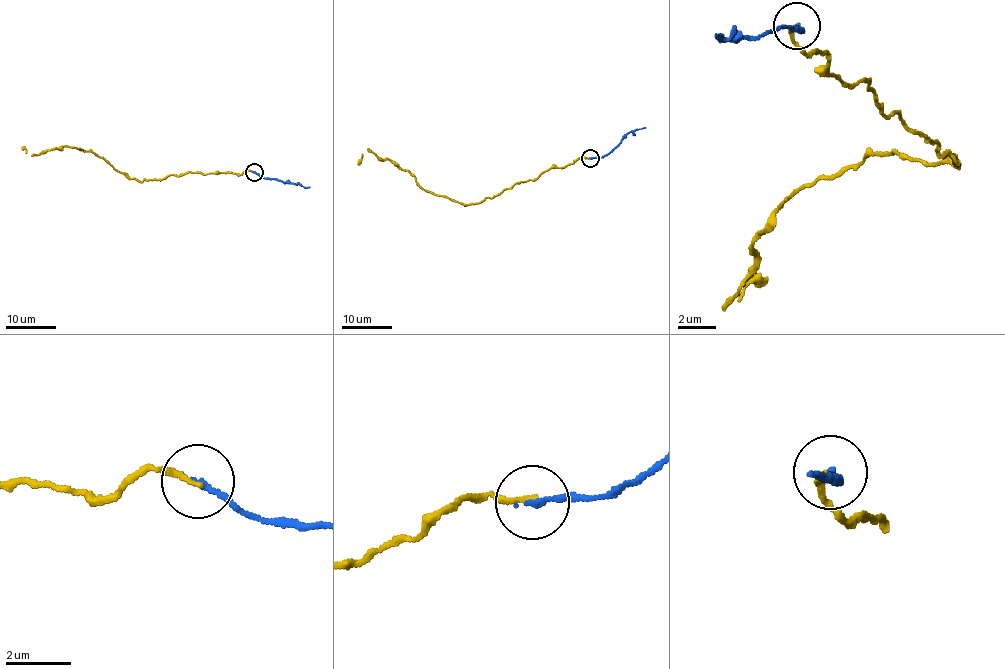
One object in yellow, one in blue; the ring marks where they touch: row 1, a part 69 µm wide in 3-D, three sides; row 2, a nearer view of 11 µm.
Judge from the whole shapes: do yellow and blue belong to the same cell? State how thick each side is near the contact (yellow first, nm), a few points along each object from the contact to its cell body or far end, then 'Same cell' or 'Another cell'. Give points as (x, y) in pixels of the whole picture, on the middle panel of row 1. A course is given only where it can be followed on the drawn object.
Thickness 140 nm (yellow) against 170 nm. Course of yellow: (589, 158), (550, 167), (533, 180), (466, 204), (427, 192), (407, 170), (373, 151), (363, 153), (357, 165). Course of blue: (590, 158), (603, 157), (627, 133), (645, 127). Same cell

